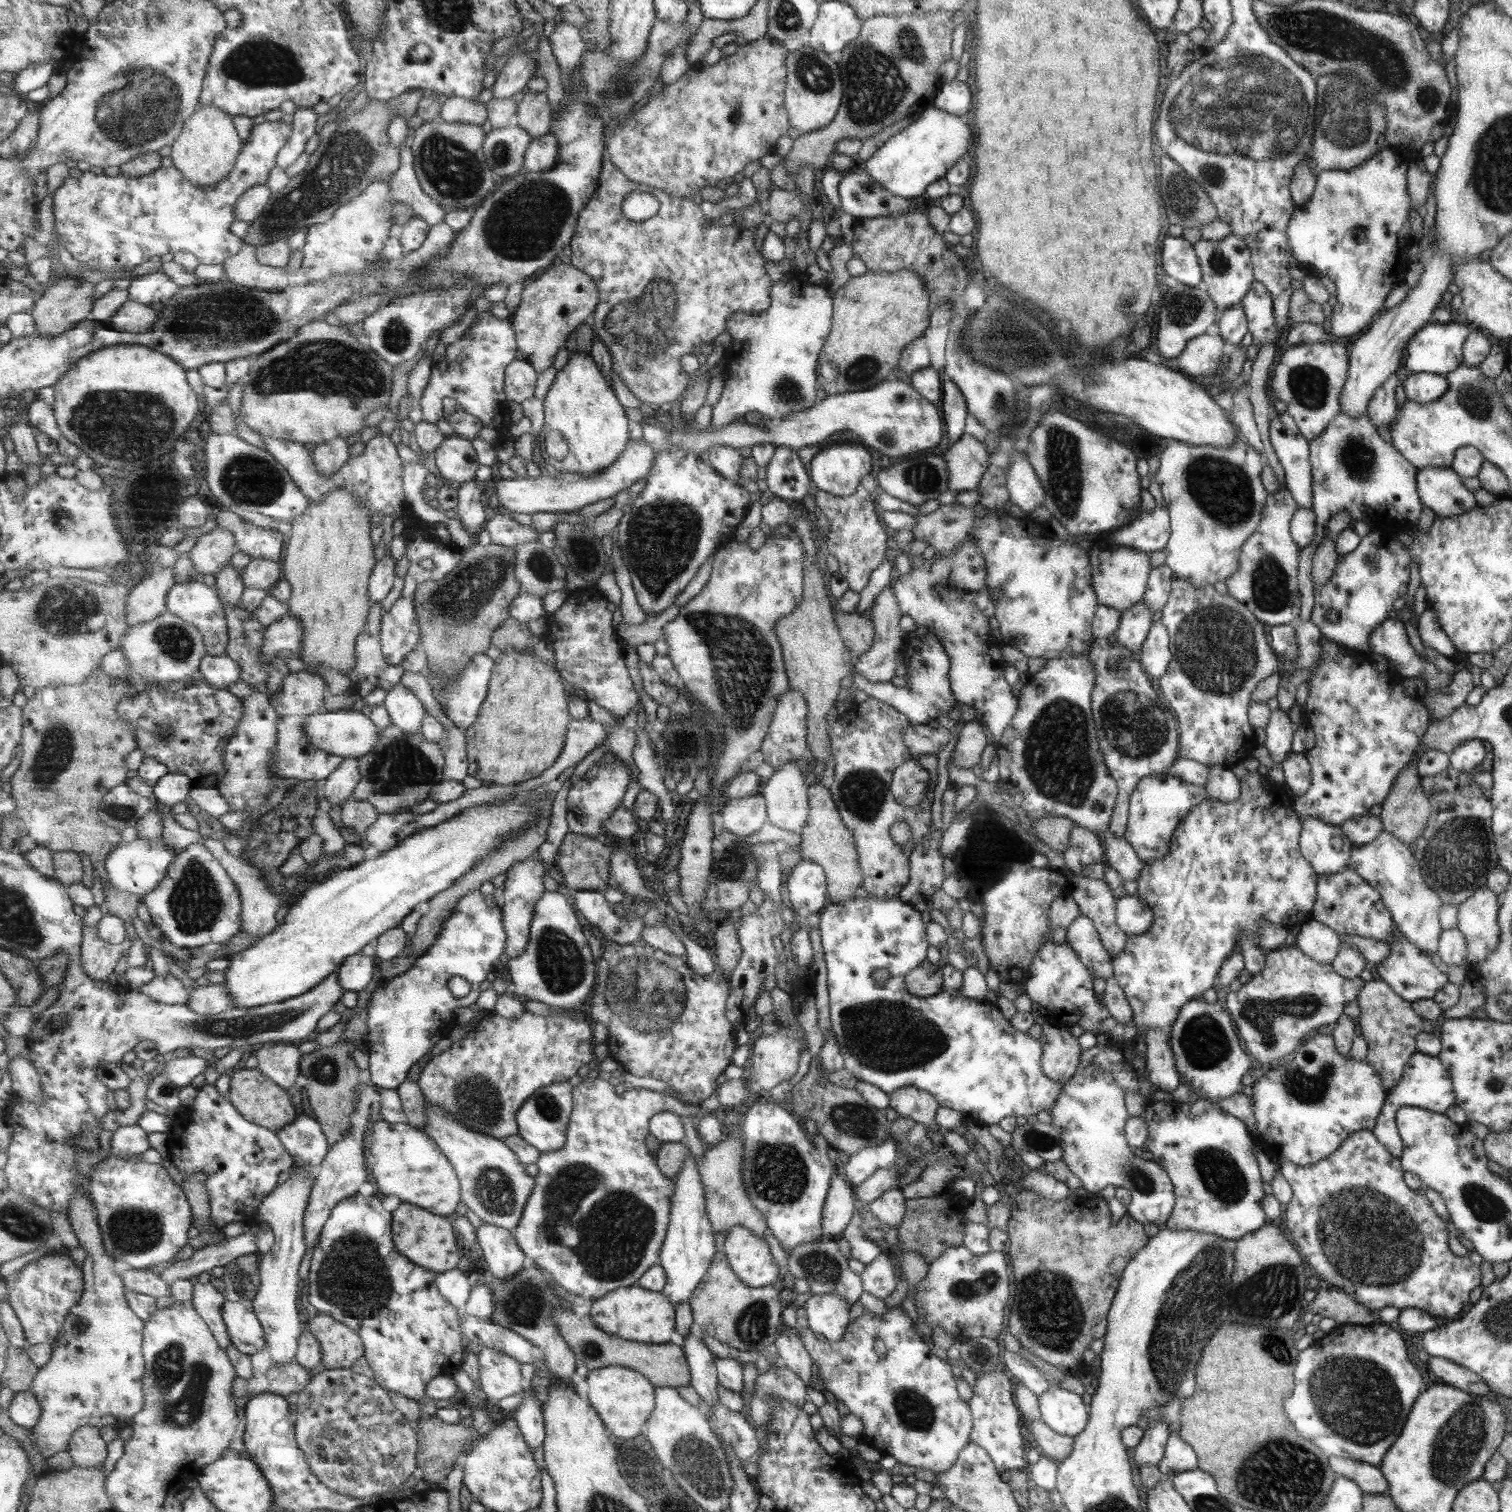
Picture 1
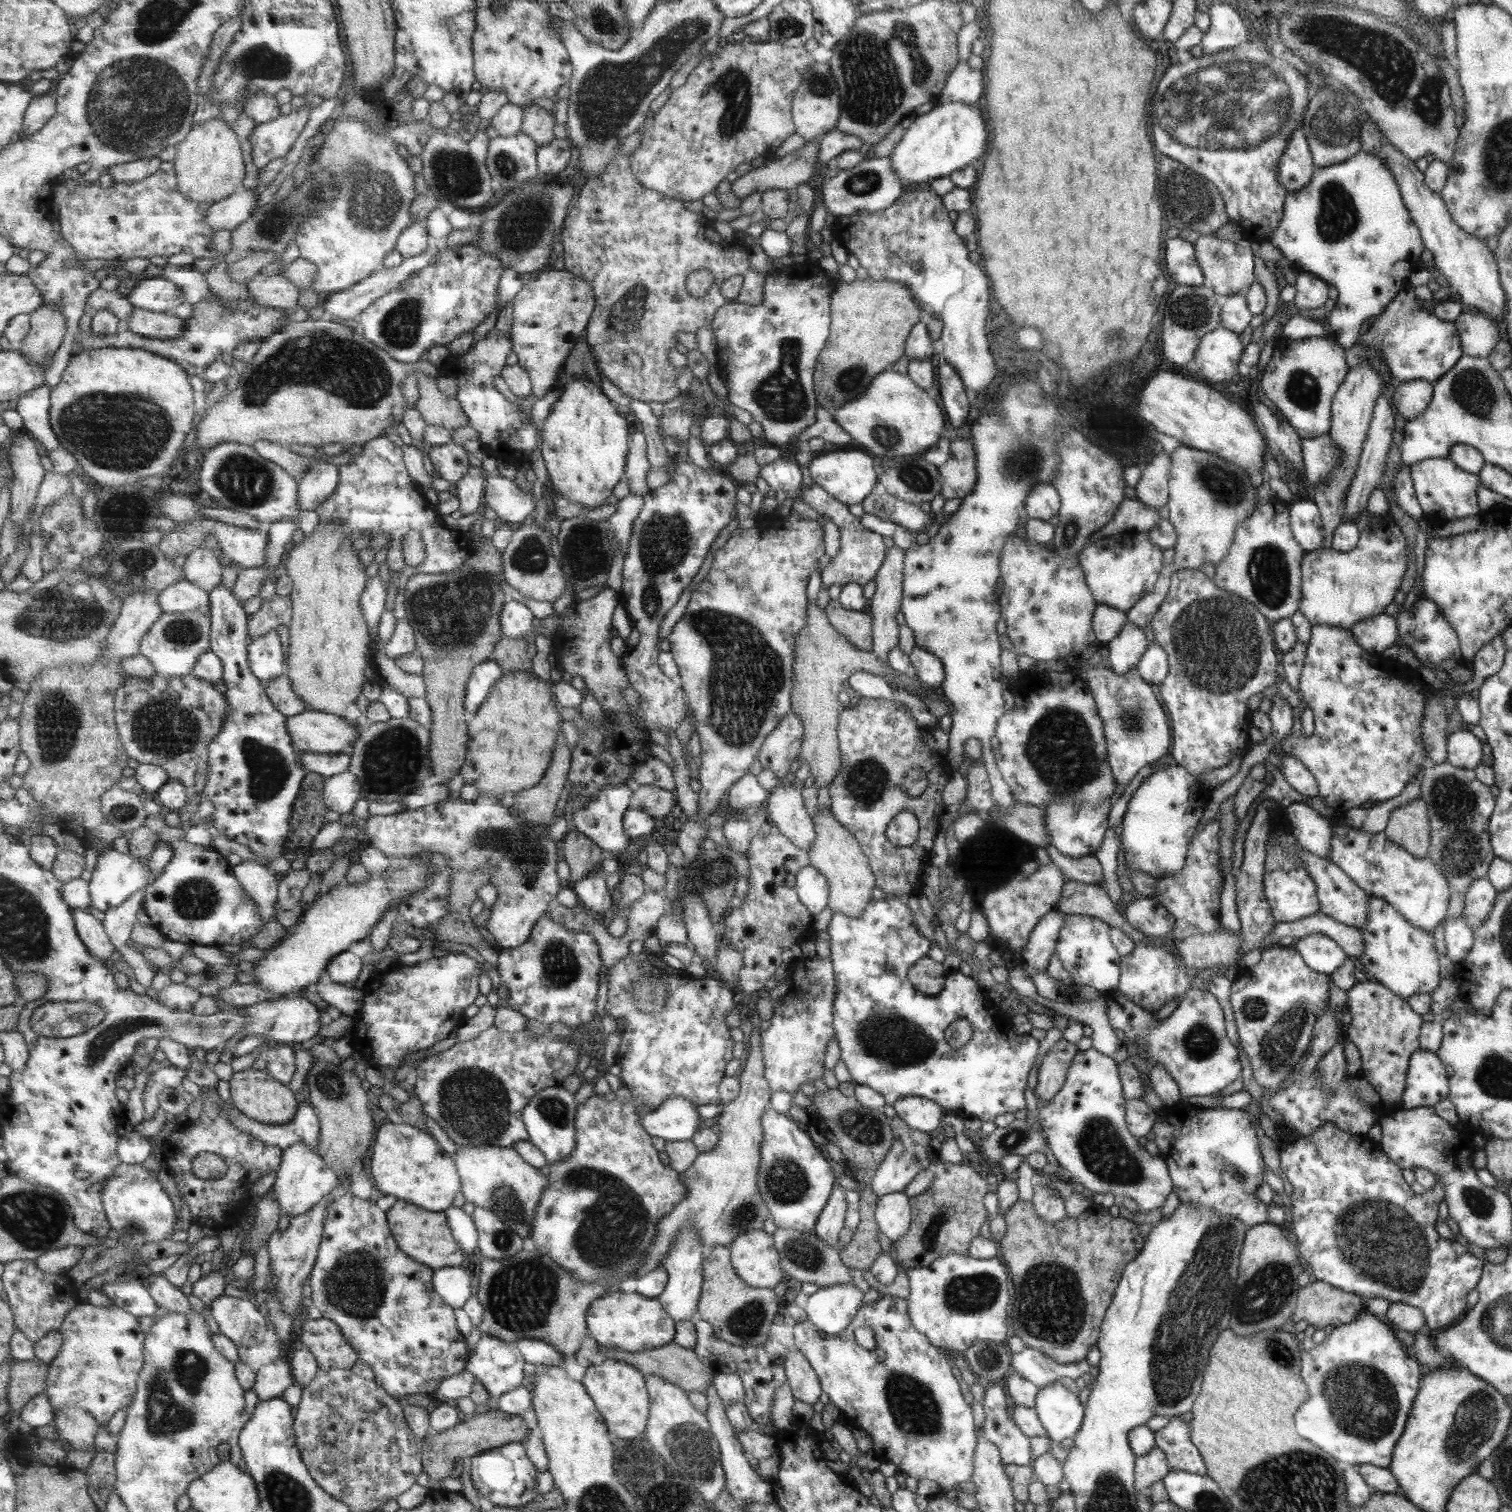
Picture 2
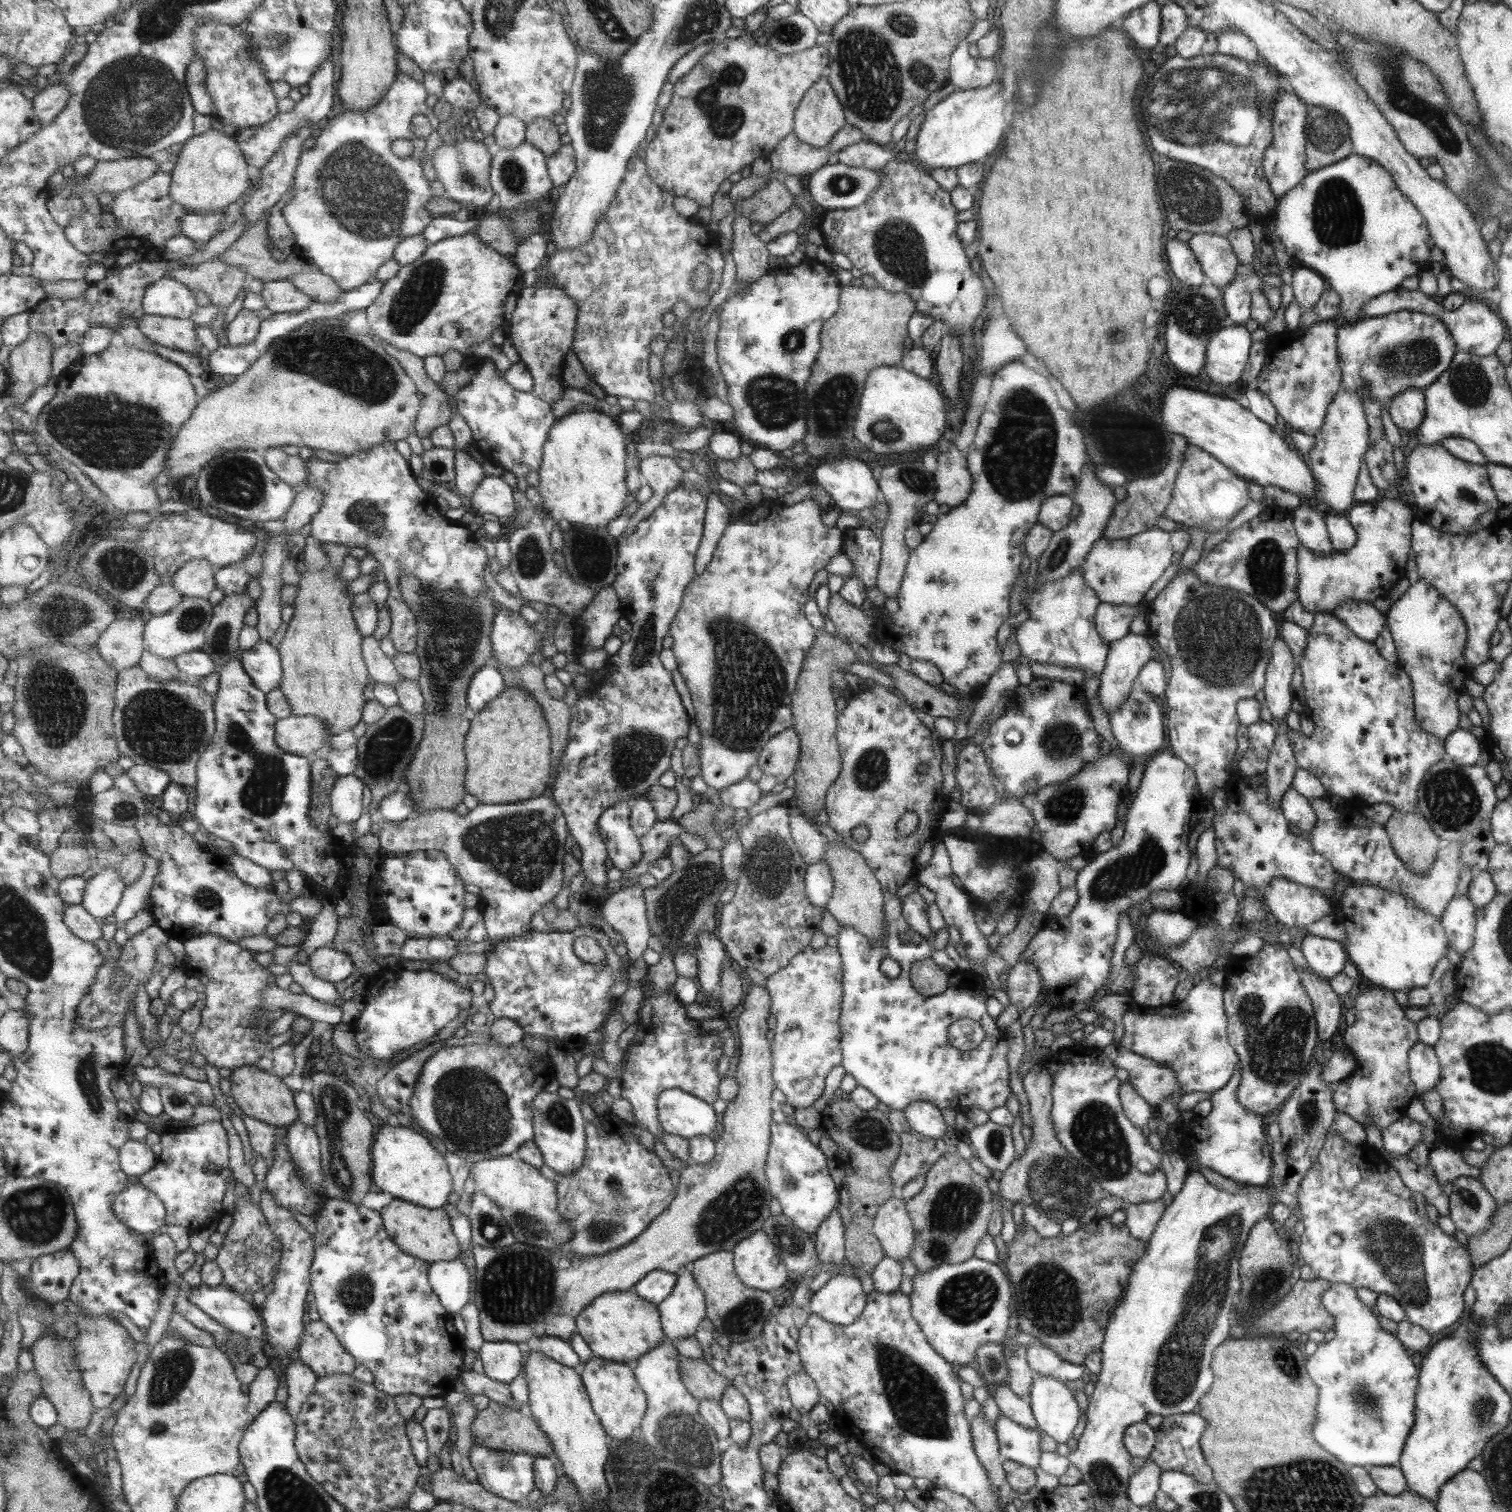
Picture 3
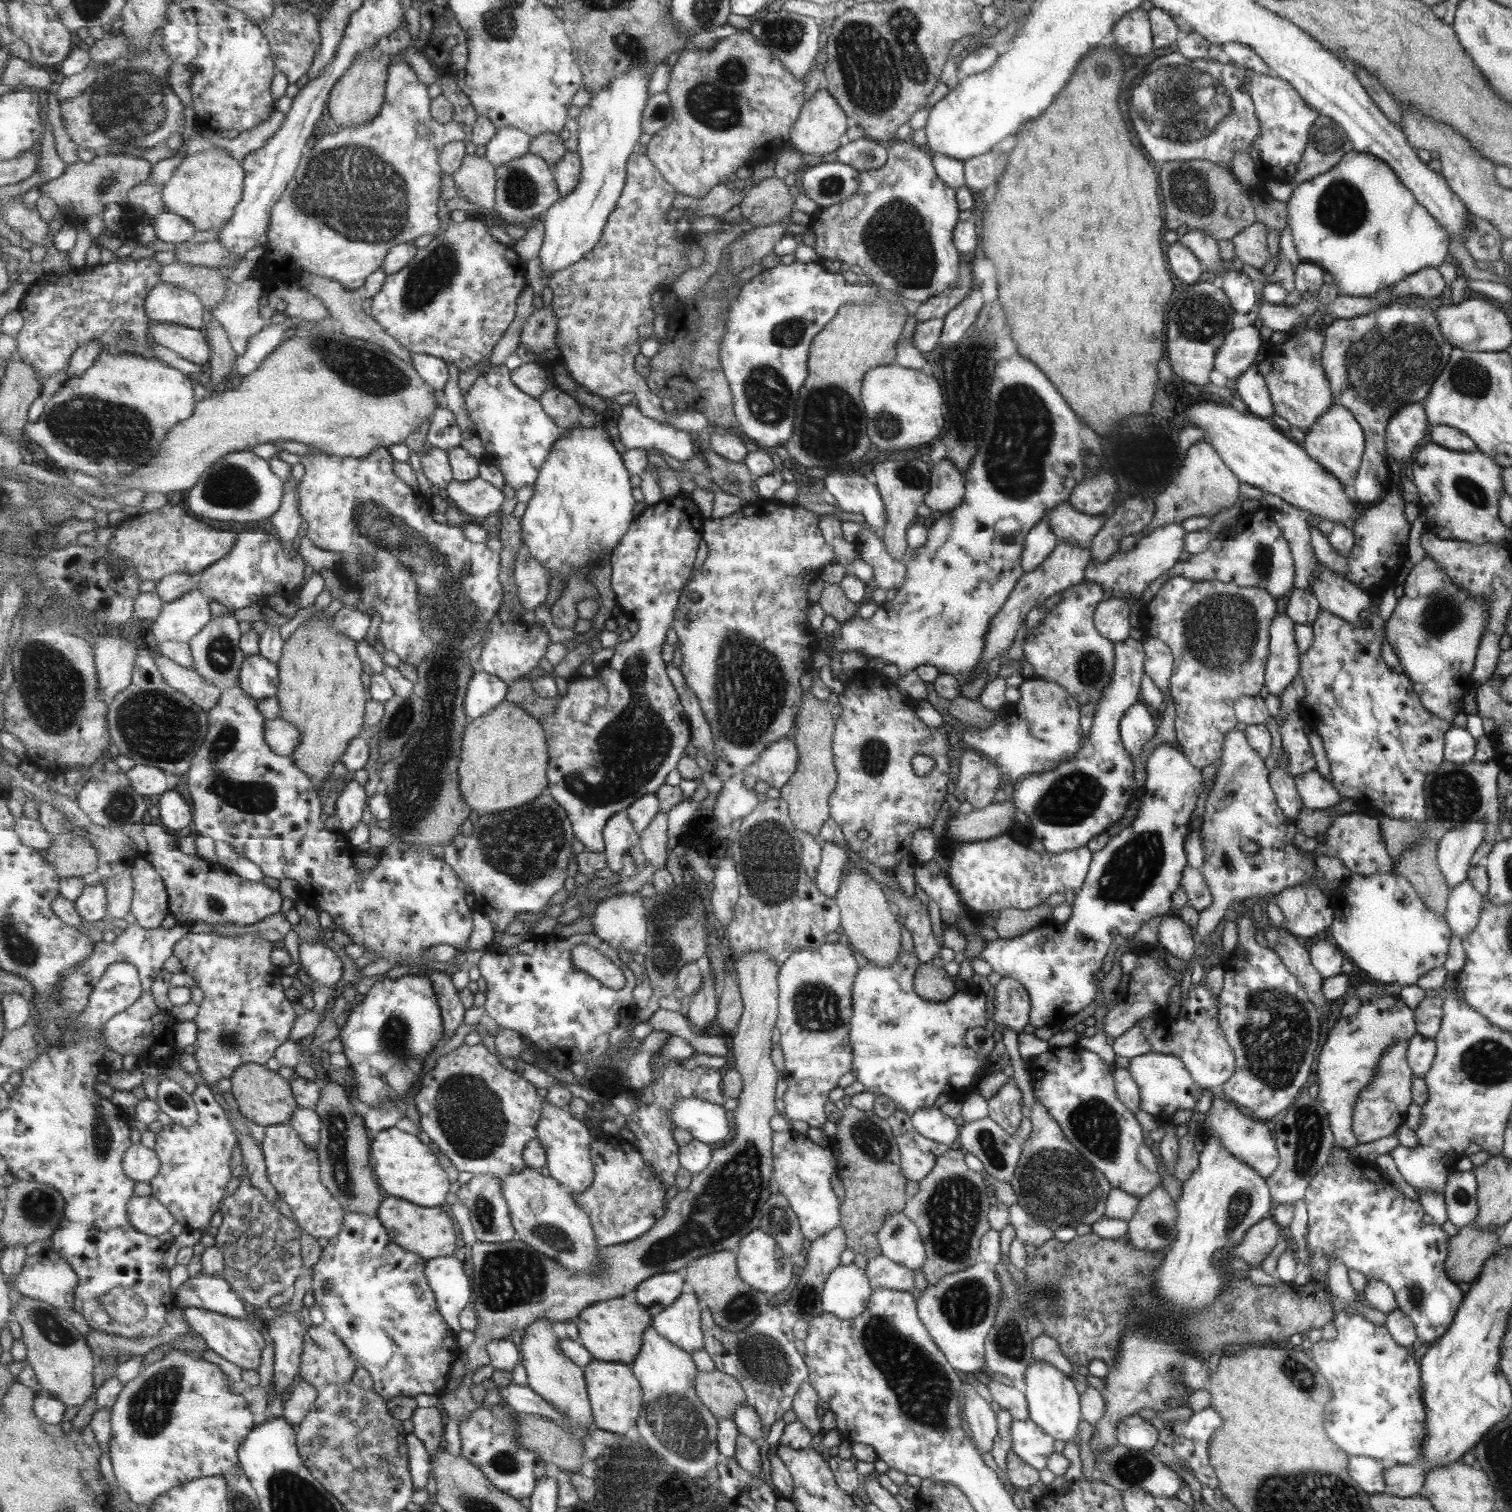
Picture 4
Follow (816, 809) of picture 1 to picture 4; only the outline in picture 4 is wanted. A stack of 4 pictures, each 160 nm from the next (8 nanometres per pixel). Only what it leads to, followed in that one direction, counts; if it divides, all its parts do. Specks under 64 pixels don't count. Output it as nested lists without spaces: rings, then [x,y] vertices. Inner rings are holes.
[[[857,866],[846,868],[844,879],[839,883],[838,892],[833,900],[837,902],[841,926],[850,946],[857,950],[862,961],[869,961],[881,968],[891,967],[899,957],[899,924],[889,912],[889,904],[879,890],[879,884],[867,878]]]

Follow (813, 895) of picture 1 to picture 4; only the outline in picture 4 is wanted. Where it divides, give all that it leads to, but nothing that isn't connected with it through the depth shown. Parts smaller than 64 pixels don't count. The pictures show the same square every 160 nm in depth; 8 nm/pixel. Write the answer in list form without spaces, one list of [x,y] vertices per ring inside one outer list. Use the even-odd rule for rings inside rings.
[[[820,841],[820,863],[814,884],[818,892],[832,899],[844,879],[846,868],[851,865],[847,850],[830,841]]]

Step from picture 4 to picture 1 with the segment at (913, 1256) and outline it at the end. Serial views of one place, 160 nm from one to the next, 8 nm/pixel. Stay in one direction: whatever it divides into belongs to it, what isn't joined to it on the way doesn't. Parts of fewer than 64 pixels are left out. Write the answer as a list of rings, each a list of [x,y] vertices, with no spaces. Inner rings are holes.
[[[891,1188],[875,1200],[868,1202],[865,1209],[869,1210],[881,1224],[897,1227],[905,1212],[905,1201],[906,1198],[902,1195],[900,1189]]]

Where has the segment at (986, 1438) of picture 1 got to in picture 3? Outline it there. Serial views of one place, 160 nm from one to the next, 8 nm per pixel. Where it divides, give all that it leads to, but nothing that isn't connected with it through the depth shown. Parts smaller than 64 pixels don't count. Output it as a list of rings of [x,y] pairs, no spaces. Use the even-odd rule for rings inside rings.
[[[997,1415],[992,1424],[998,1440],[998,1452],[1006,1460],[1015,1461],[1027,1468],[1035,1468],[1039,1461],[1039,1430],[1015,1424],[1009,1417]]]

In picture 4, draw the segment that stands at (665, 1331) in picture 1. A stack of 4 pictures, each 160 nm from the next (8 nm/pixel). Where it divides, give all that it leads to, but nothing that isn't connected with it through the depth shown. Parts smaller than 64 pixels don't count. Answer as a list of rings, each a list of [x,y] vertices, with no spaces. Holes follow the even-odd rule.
[[[619,1297],[595,1303],[579,1316],[581,1342],[592,1352],[594,1360],[631,1366],[642,1351],[644,1332],[652,1322],[650,1312],[638,1301],[631,1303]]]

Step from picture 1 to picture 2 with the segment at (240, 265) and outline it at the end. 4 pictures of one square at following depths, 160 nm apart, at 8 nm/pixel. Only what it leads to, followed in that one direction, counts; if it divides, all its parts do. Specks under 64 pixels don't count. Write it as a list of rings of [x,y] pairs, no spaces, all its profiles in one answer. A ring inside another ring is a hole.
[[[258,274],[247,286],[257,304],[289,312],[298,307],[300,288],[282,274],[269,277]]]

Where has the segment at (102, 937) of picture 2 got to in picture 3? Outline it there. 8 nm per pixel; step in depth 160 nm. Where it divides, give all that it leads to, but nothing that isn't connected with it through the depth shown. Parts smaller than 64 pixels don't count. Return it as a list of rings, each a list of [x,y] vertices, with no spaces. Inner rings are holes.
[[[83,904],[67,905],[64,921],[74,934],[85,942],[96,945],[102,939],[102,924],[83,907]]]

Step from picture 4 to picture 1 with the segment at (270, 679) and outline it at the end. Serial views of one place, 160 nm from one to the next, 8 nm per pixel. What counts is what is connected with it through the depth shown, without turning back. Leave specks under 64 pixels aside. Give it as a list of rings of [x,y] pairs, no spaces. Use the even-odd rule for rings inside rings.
[[[288,612],[279,622],[267,627],[262,661],[274,660],[279,652],[291,650],[296,658],[302,655],[302,636],[304,635],[302,624],[297,616]]]

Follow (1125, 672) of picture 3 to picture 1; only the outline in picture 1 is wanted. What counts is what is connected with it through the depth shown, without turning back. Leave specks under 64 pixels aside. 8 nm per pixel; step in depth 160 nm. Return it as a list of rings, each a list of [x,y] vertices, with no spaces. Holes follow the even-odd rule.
[[[1142,602],[1122,612],[1116,639],[1132,654],[1137,655],[1140,652],[1141,644],[1151,628],[1152,614],[1153,612]]]

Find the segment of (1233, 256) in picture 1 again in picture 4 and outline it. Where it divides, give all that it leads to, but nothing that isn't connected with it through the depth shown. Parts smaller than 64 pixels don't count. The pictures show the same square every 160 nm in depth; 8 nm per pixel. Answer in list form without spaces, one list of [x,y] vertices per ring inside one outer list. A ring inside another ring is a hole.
[[[1188,230],[1176,241],[1197,257],[1203,270],[1218,274],[1215,267],[1221,258],[1218,255],[1214,237],[1207,236],[1206,233],[1198,230]]]

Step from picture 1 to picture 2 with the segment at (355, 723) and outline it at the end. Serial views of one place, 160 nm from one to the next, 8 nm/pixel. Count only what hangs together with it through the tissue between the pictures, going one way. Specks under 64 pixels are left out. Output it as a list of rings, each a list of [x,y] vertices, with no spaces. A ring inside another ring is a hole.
[[[311,710],[303,712],[297,716],[289,717],[287,719],[287,728],[290,732],[291,738],[293,740],[294,746],[300,752],[313,752],[321,754],[337,754],[348,751],[347,744],[352,741],[354,742],[360,737],[361,730],[357,729],[354,725],[354,722],[349,723],[343,718],[343,716],[336,716],[334,713],[325,713],[317,710]]]

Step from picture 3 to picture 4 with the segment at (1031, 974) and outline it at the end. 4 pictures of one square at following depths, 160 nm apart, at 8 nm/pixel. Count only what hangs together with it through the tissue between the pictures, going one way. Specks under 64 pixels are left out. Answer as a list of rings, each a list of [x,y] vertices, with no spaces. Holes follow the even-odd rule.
[[[1002,977],[994,986],[993,1011],[989,1018],[1015,1034],[1028,1023],[1029,999],[1023,985],[1009,977]]]

